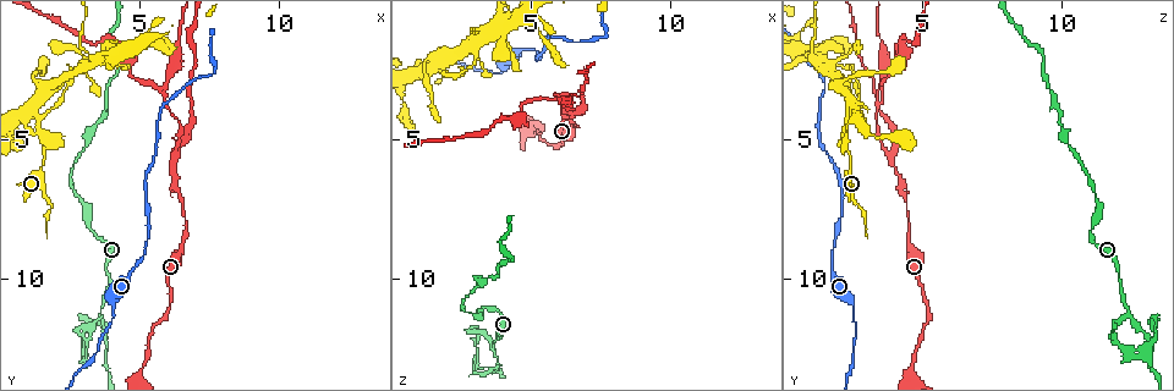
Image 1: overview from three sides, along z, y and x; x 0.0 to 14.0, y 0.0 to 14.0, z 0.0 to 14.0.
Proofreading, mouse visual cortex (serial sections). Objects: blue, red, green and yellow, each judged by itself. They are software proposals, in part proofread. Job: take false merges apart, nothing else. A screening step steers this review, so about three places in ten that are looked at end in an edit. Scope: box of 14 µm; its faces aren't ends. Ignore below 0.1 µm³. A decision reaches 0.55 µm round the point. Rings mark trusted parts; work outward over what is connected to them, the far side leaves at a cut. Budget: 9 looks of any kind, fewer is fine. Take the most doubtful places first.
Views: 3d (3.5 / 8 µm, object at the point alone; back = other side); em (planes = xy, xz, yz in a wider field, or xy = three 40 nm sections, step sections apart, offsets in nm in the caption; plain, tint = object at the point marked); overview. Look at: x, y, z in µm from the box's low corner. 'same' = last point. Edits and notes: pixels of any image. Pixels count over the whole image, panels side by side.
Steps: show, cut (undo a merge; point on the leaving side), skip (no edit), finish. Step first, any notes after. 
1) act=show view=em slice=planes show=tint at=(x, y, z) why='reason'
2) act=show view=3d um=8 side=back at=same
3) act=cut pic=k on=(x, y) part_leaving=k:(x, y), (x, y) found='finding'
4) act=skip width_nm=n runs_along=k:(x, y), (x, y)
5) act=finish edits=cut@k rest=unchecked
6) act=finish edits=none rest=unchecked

act=show view=3d um=3.5 at=(3.7, 11.3, 12.4) why='a fork'

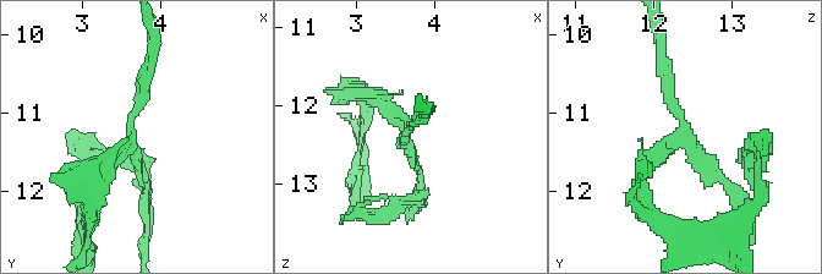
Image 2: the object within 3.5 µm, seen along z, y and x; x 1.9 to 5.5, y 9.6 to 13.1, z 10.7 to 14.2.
act=show view=em slice=xy step=5 show=tint at=(3.65, 11.30, 12.40) arms=3 arm_widths_nm=100,150,150 why='need the tissue'

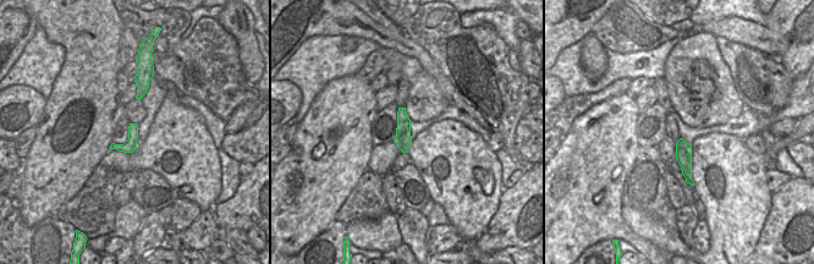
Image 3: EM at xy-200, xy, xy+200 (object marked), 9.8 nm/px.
act=show view=em slice=xy step=1 show=tint at=same

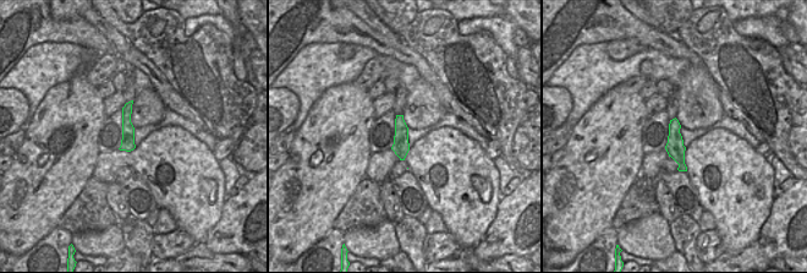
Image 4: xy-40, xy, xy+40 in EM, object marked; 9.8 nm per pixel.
act=cut pic=2 on=(114, 151) part_leaving=2:(131, 144), (104, 174), (93, 223) found='a second cell is stuck on'

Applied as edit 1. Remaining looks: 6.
act=show view=3d um=3.5 at=(6.2, 5.5, 3.8) why='side arm on a straight run'

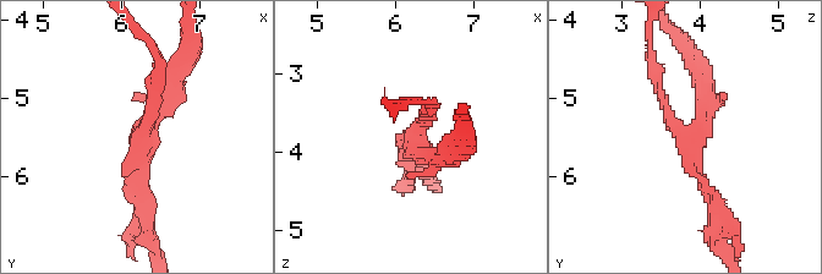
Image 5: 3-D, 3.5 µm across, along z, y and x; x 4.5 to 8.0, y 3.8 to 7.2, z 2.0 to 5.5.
act=show view=em slice=xy step=3 show=tint at=(6.30, 5.55, 3.85) arms=3 arm_widths_nm=150,150,250 why='now the EM'

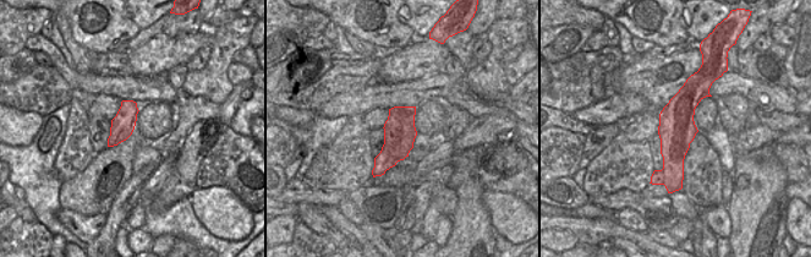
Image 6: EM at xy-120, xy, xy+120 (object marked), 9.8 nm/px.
act=cut pic=5 on=(151, 91) part_leaving=5:(142, 136), (157, 76), (142, 34) found='a second cell is stuck on'

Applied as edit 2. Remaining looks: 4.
act=show view=overview why='see it whole again'

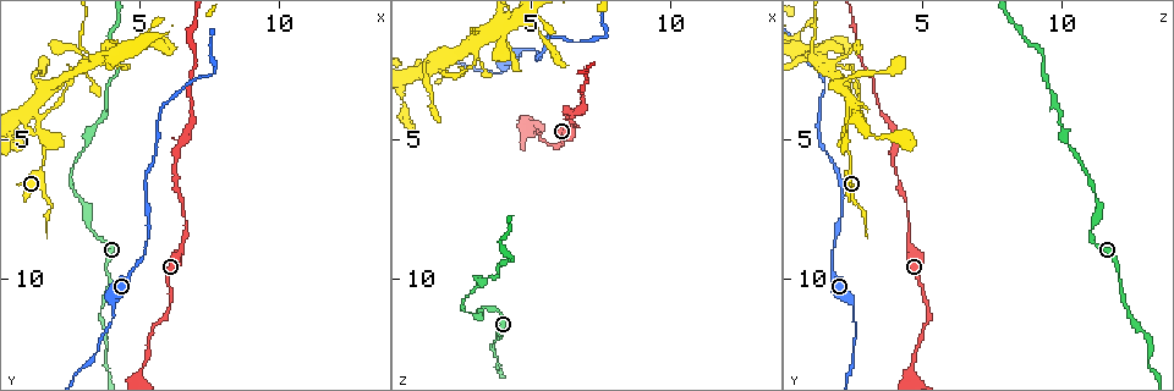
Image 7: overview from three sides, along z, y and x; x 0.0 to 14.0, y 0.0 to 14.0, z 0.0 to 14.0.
act=show view=3d um=8 at=(4.1, 11.4, 2.5) why='calibre changes'

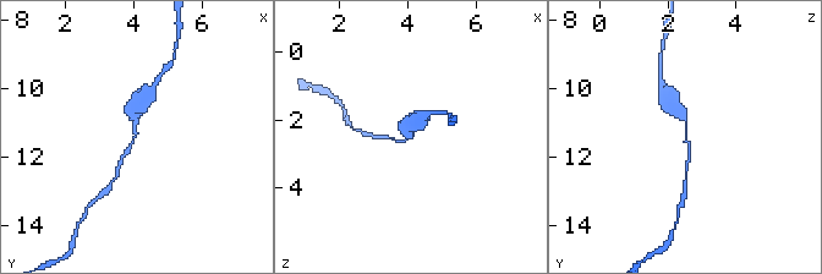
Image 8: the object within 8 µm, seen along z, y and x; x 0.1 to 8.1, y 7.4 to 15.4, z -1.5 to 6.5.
act=show view=3d um=3.5 at=(4.0, 11.4, 2.6) why='zoom in'

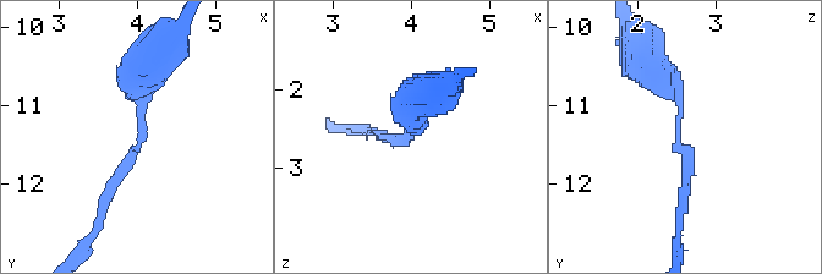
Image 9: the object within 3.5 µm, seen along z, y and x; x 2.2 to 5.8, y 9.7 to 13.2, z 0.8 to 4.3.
act=show view=em slice=planes show=tint at=(4.10, 11.40, 2.55) why='shape alone is not enough'

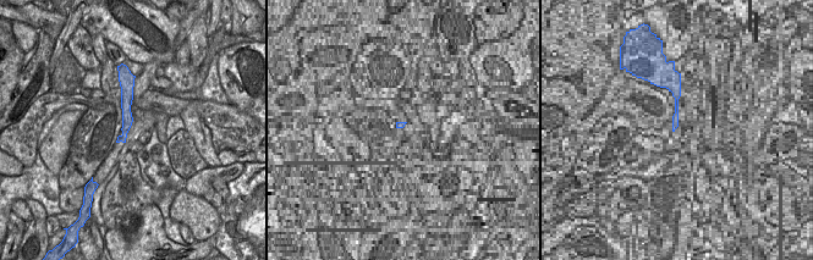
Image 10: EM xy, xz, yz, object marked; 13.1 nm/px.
act=skip arm_widths_nm=150,400 runs_along=10:(126, 88), (126, 127), (121, 138) found='continuous, no second cell'

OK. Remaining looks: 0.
act=finish edits=cut@2,cut@5 rest=unchecked

